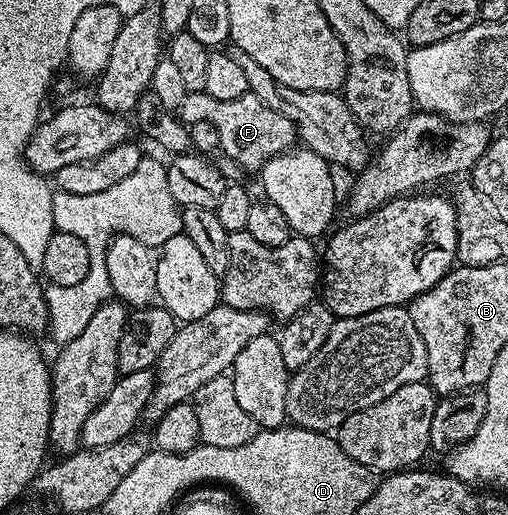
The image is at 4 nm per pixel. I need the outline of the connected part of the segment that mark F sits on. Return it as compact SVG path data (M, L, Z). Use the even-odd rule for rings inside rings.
M191 92L179 104L176 117L186 126L199 124L199 120L208 120L219 131L220 153L226 158L235 160L242 171L260 171L275 156L294 149L298 141L297 130L287 116L275 112L275 108L267 108L263 100L248 93L239 96L239 100L215 100L215 96L207 96L204 92Z

